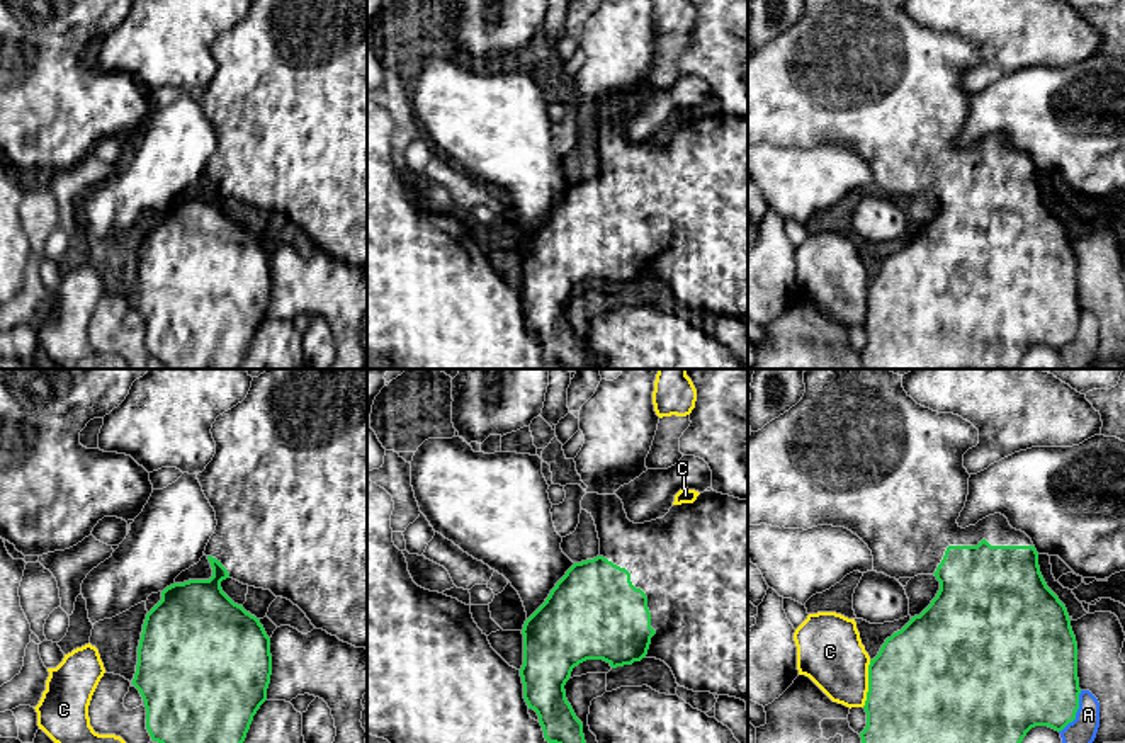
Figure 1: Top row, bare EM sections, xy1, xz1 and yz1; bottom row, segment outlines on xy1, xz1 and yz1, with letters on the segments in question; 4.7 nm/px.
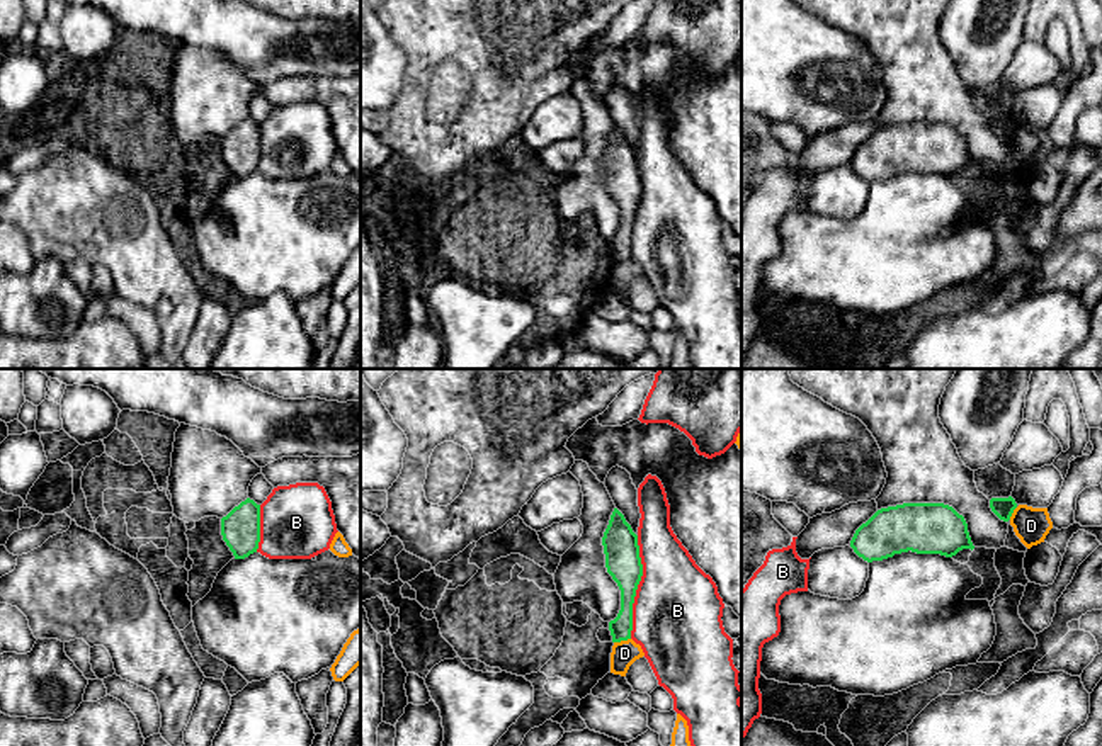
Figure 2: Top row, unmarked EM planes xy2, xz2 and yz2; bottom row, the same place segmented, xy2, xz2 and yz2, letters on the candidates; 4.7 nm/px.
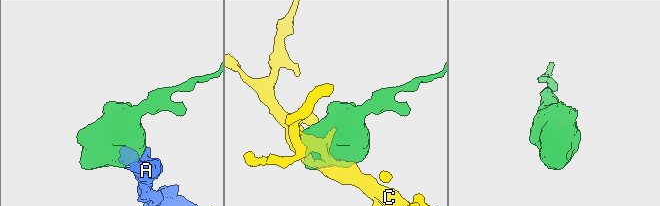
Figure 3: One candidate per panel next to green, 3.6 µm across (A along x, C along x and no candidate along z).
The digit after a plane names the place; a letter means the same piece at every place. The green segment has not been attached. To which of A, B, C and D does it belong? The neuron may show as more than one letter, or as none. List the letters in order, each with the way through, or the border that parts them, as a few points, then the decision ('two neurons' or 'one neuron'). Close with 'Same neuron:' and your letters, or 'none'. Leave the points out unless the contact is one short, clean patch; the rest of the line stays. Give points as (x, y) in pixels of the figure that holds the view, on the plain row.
A: border along yz1 (1081, 310), (1076, 335), (1059, 351); two neurons
B: two neurons
C: two neurons
D: border along xz2 (630, 257), (614, 262); two neurons
Same neuron: none

